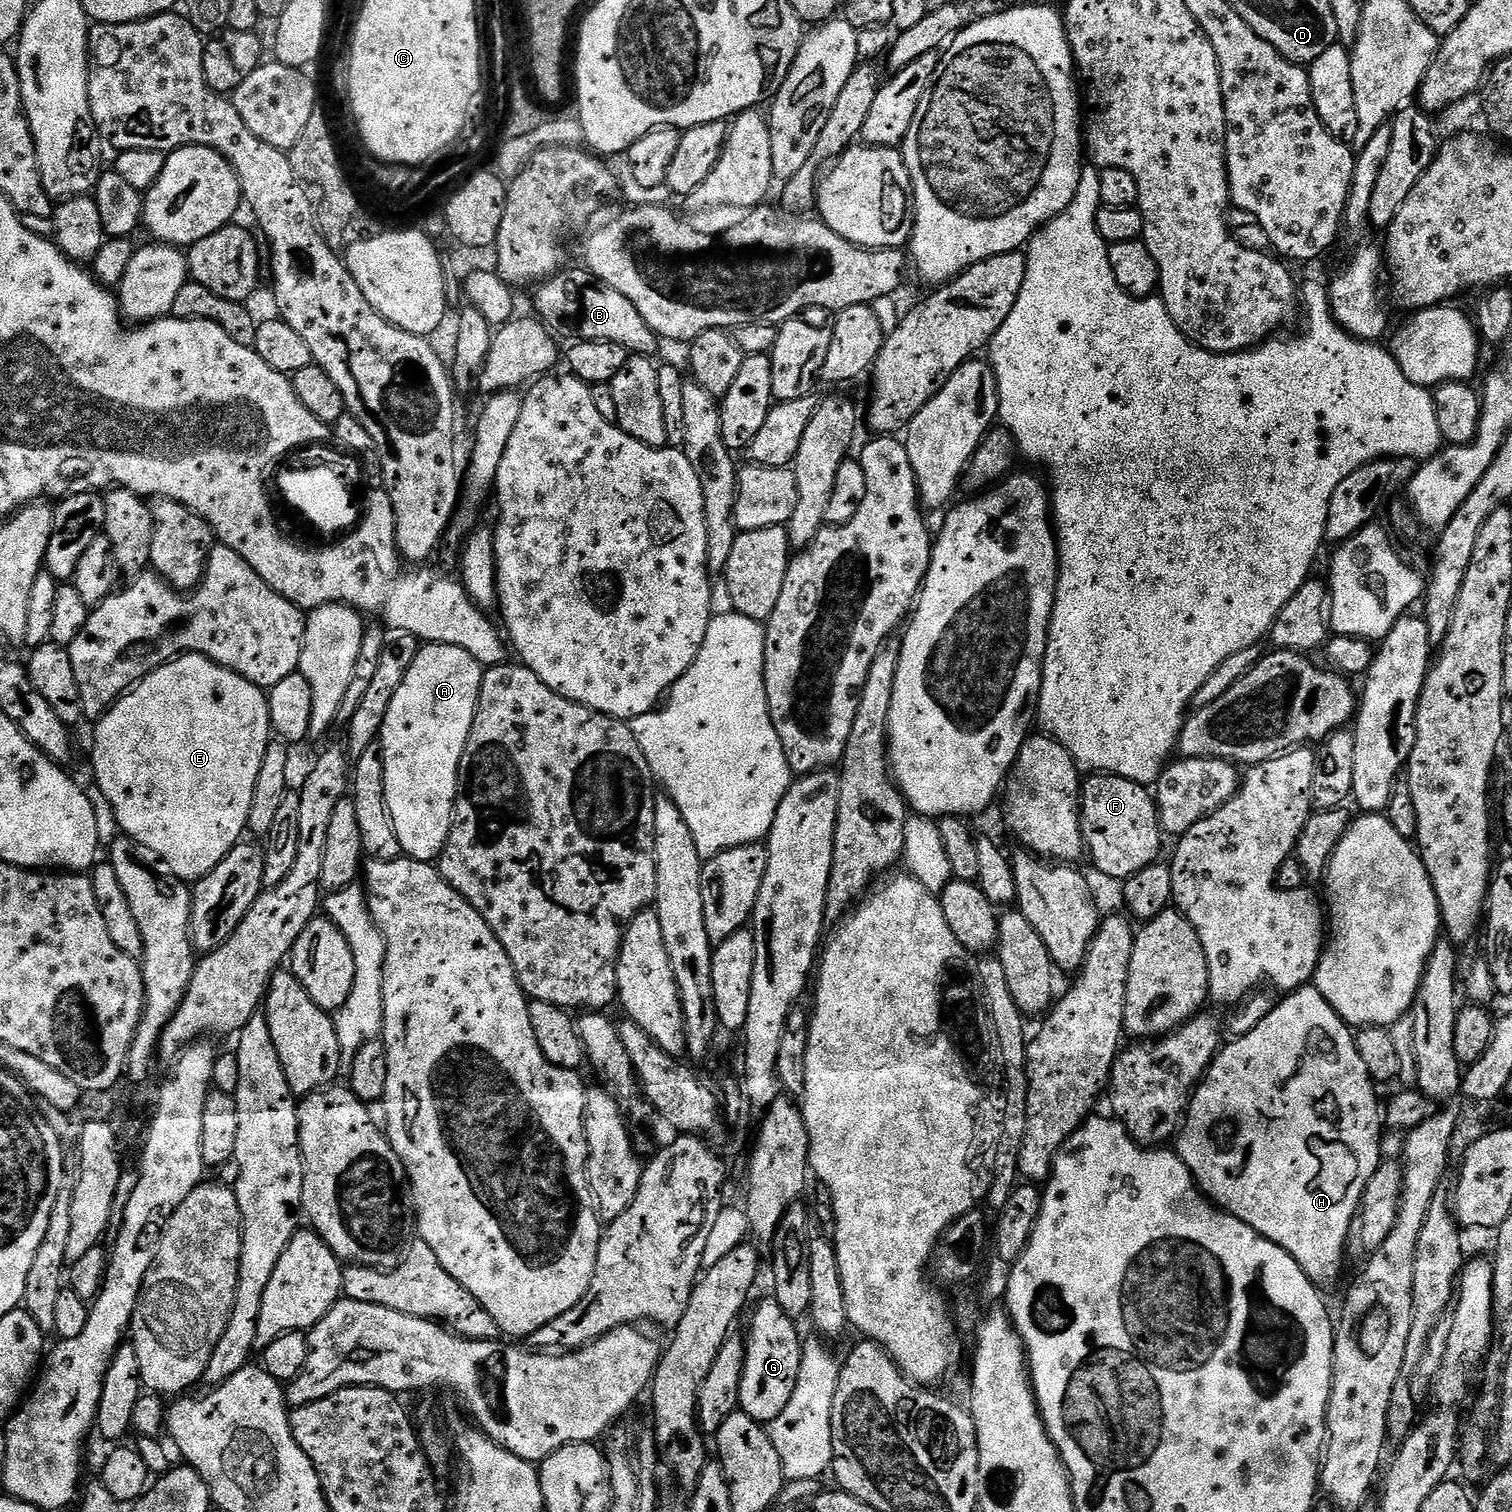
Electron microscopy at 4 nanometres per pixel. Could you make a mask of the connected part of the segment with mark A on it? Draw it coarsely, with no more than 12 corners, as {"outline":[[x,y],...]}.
{"outline":[[425,643],[380,728],[386,806],[435,861],[484,668]]}

